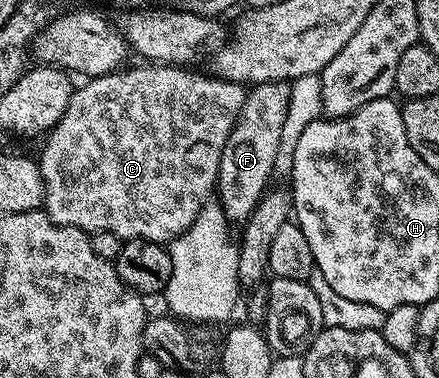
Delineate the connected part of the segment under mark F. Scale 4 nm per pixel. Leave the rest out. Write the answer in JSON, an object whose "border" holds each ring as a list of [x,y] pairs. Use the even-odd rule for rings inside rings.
{"border":[[[284,81],[257,83],[245,94],[240,118],[226,141],[226,149],[222,149],[216,178],[215,194],[229,224],[243,224],[260,204],[260,196],[265,194],[268,178],[280,159],[280,148],[286,139],[288,109],[293,99],[293,88]]]}

